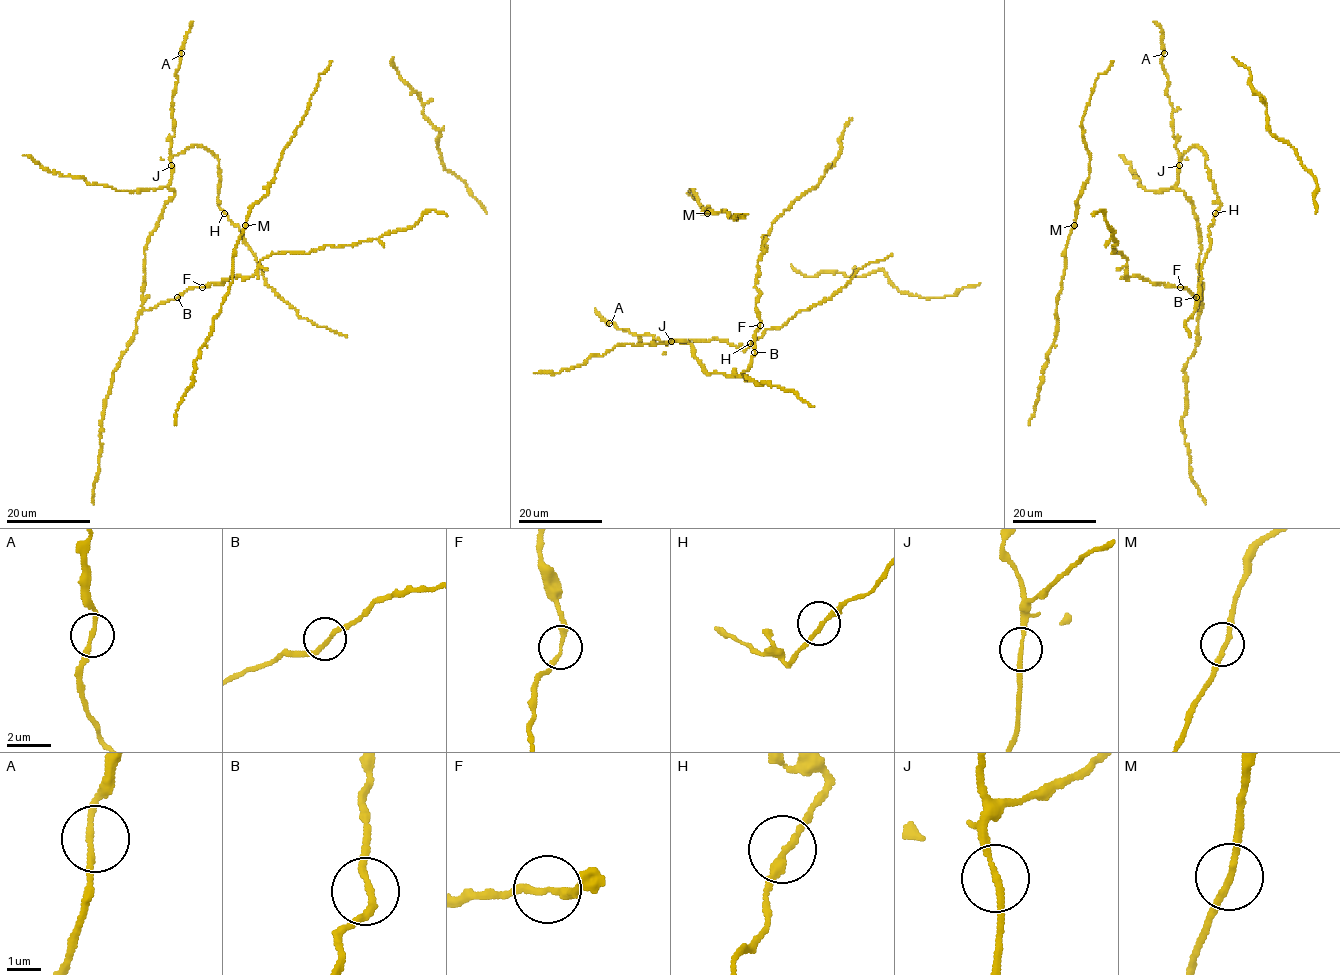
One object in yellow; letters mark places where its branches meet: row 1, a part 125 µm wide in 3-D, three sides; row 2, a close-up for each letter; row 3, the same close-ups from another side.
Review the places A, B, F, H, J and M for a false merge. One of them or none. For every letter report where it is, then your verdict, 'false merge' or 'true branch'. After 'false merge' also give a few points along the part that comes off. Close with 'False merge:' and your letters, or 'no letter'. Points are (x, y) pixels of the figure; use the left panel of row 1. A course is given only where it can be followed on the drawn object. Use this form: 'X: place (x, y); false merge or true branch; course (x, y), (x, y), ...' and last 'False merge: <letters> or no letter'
A: place (181, 53); true branch
B: place (177, 297); true branch
F: place (202, 287); true branch
H: place (224, 213); true branch
J: place (171, 165); true branch
M: place (245, 225); true branch
False merge: no letter

